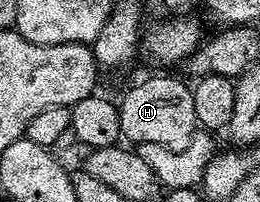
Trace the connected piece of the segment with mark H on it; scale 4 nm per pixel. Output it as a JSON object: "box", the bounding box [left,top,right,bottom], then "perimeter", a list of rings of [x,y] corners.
{"box":[118,78,197,150],"perimeter":[[[147,78],[139,82],[118,103],[121,135],[131,144],[161,144],[167,150],[186,148],[193,140],[197,123],[193,112],[191,86],[179,78]]]}

